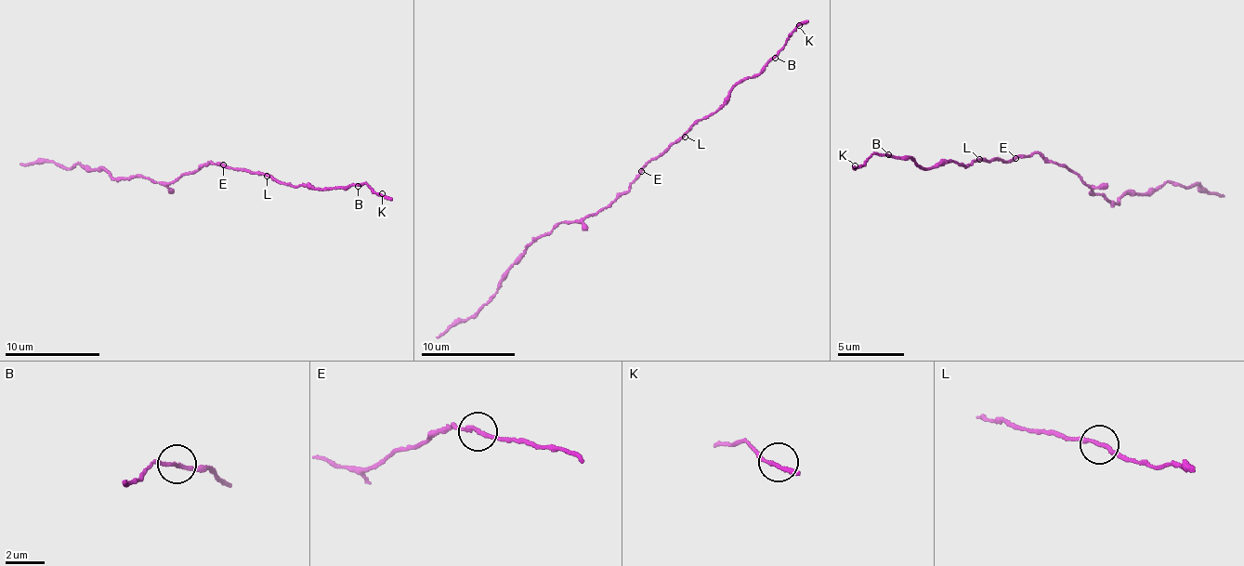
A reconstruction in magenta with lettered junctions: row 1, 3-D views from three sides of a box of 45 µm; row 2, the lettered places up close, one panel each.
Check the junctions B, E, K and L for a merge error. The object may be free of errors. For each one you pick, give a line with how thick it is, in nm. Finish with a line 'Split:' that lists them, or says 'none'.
Split: none

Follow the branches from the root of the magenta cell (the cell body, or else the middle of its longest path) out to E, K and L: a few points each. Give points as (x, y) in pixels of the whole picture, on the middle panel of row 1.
E: (630, 186), (641, 172)
K: (630, 186), (645, 165), (722, 108), (737, 84), (760, 75), (799, 25)
L: (630, 186), (645, 165), (665, 153), (672, 143), (680, 141), (685, 137)

